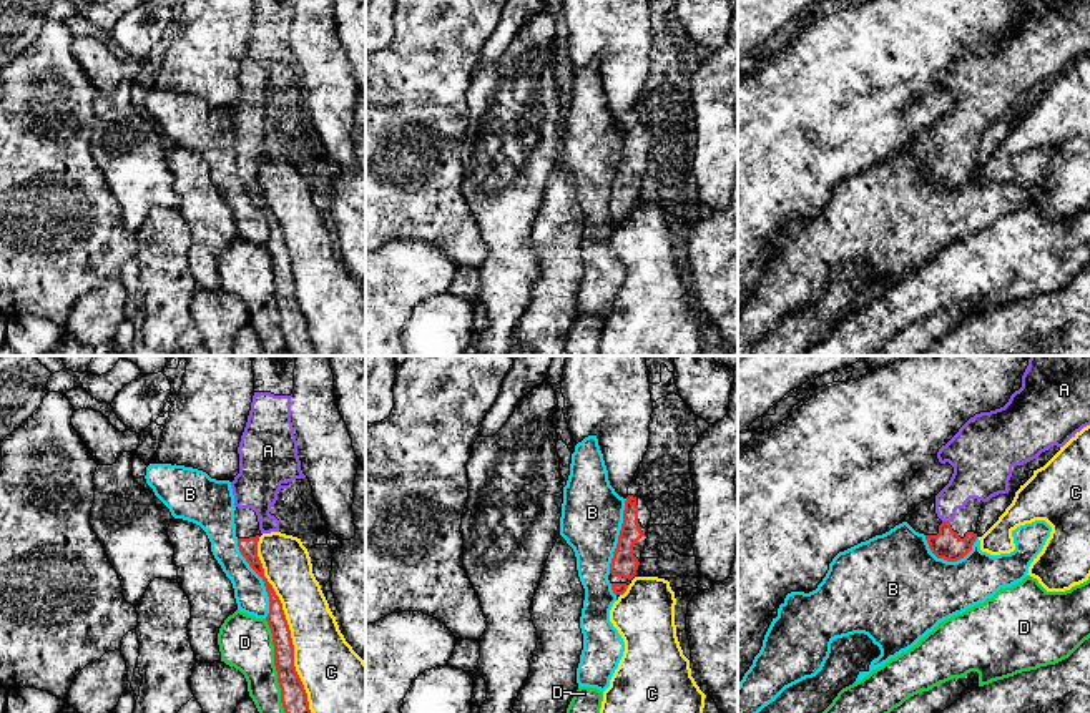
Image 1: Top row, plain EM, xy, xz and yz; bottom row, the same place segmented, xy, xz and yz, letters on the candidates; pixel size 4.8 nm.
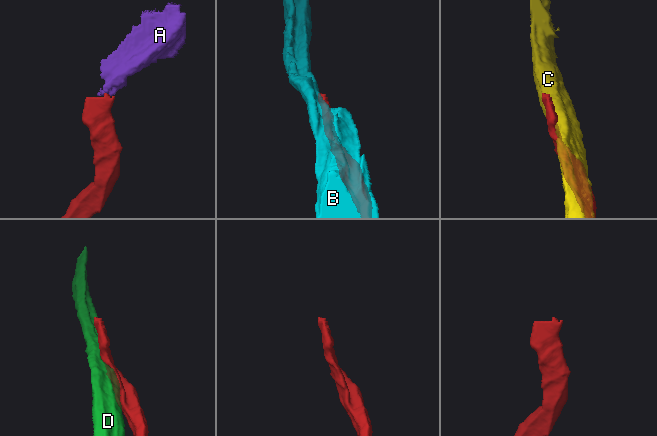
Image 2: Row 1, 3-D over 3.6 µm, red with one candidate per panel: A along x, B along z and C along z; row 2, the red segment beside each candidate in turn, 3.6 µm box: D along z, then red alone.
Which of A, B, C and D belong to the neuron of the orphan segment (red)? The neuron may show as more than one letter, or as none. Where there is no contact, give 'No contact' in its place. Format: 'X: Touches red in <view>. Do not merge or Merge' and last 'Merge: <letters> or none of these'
A: Touches red in yz. Merge
B: Touches red in xy. Do not merge
C: Touches red in xy. Do not merge
D: Touches red in xy. Do not merge
Merge: A

